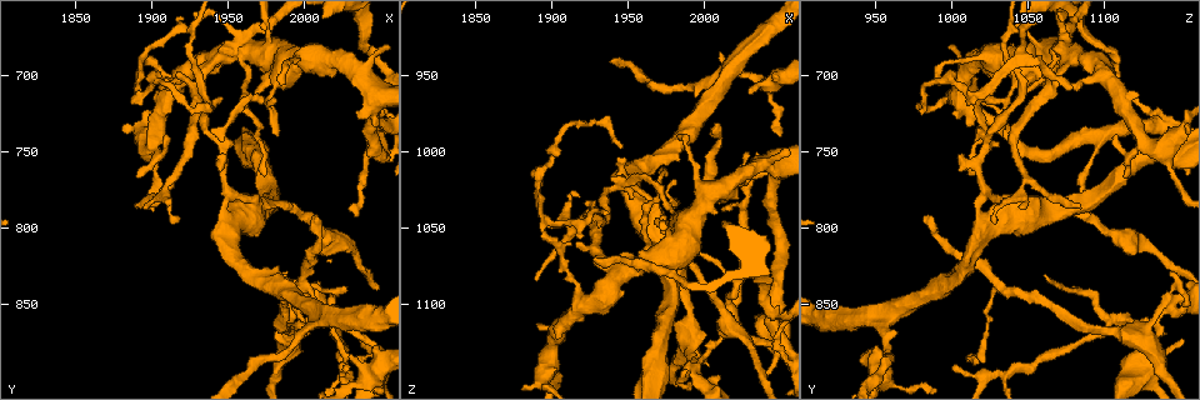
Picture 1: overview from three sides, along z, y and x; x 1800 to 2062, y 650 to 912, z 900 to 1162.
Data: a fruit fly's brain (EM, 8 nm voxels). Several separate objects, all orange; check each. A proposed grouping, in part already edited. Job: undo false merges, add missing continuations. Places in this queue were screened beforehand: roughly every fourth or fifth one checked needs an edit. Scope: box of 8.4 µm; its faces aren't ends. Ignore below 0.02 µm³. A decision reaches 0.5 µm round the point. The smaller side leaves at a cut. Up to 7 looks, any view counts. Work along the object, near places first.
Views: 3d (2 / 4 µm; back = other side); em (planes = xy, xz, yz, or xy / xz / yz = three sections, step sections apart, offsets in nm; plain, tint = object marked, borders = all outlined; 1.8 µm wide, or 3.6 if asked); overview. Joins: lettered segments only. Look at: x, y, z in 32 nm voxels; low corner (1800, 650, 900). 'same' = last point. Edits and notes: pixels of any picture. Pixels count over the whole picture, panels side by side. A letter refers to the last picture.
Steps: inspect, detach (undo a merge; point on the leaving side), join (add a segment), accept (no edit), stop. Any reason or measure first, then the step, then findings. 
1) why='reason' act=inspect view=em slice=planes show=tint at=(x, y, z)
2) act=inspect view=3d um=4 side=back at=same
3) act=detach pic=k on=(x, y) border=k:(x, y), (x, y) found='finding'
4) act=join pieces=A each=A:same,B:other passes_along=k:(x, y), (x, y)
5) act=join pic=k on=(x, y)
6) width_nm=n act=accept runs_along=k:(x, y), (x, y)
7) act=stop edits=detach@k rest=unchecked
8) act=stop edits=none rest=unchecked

why='sharp bend' act=inspect view=3d um=4 at=(1910, 770, 1048)

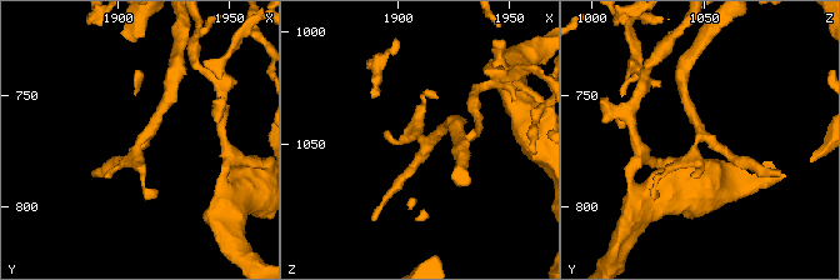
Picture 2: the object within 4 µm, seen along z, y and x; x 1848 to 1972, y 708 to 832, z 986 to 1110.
act=inspect view=em slice=xz step=4 show=tint at=(1909, 770, 1048)

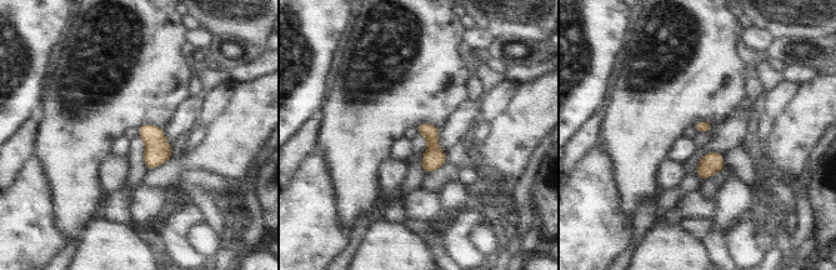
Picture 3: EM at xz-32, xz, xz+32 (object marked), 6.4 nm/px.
act=inspect view=em slice=planes show=borders at=same

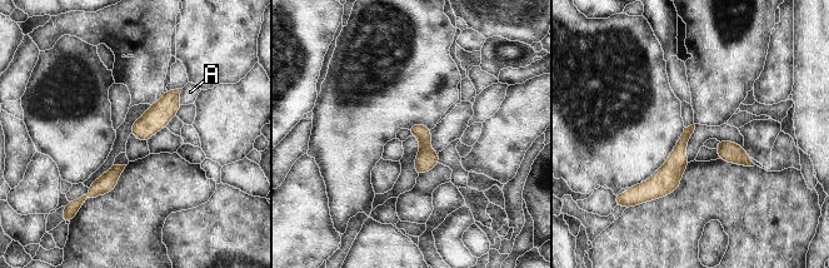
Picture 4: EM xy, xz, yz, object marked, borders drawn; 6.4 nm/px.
longest_contact=A:110nm act=accept each=A:other runs_along=4:(690, 129), (678, 162), (649, 198) found='one neuron here'

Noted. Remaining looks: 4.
act=inspect view=3d um=2 at=(1916, 668, 1046)

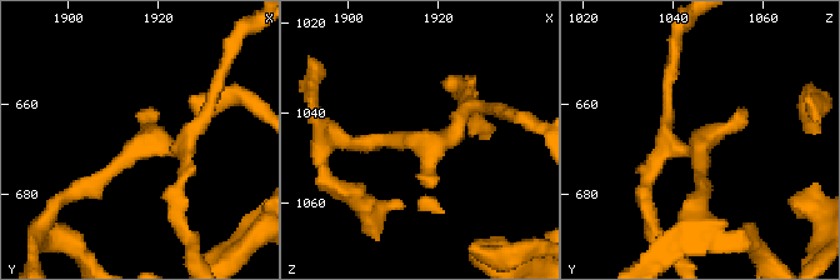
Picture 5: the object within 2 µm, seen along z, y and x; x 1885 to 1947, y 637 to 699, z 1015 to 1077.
act=inspect view=em slice=xy step=4 show=tint at=(1916, 669, 1047)

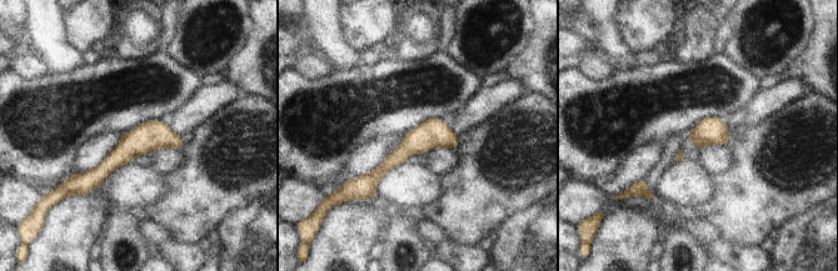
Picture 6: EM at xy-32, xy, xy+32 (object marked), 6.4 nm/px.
act=inspect view=em slice=planes show=borders at=same

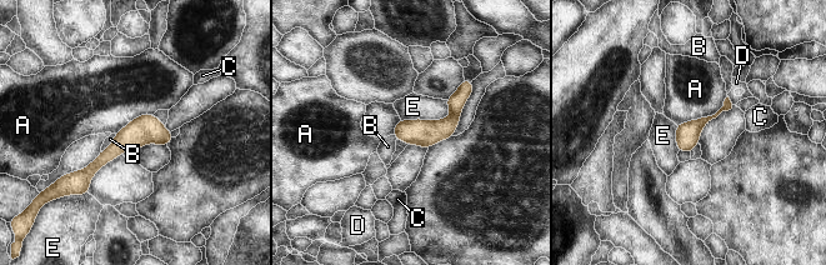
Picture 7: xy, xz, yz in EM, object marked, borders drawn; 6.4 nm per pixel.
act=accept each=A:other,B:other,C:other,D:other,E:other runs_along=7:(168, 134), (135, 134), (74, 183) found='continuous, no second neuron'

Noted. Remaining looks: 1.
why='narrows sharply' act=inspect view=em slice=planes show=borders at=(1898, 710, 1010)

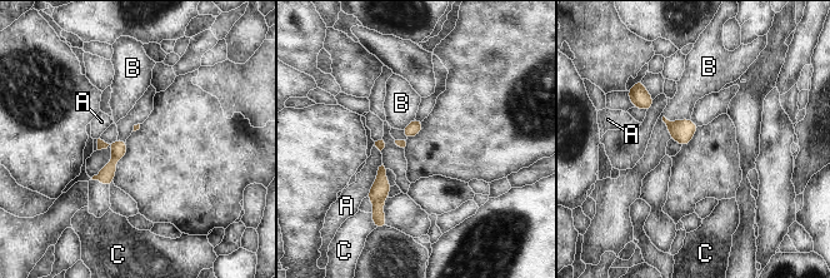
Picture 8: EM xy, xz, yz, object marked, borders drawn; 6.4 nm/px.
width_nm=90 longest_contact=A:240nm act=detach pic=8 on=(379, 192) each=A:other,B:other,C:other found='a second neuron is stuck on'

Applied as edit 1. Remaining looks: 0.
act=stop edits=detach@8 rest=unchecked

